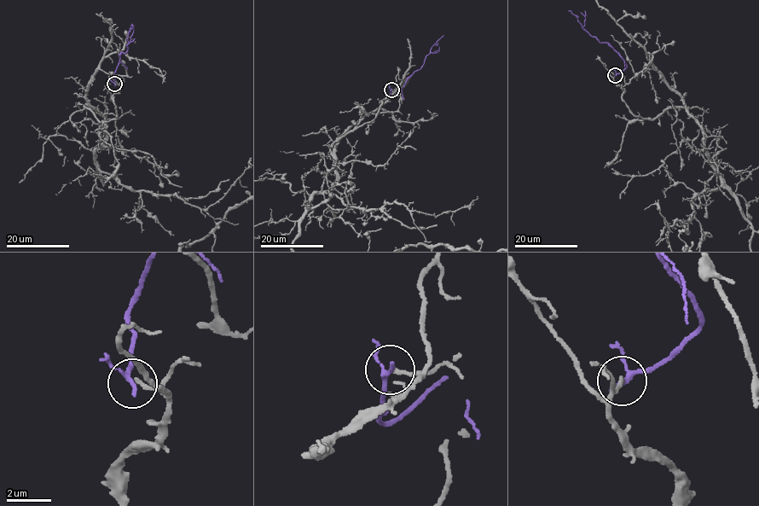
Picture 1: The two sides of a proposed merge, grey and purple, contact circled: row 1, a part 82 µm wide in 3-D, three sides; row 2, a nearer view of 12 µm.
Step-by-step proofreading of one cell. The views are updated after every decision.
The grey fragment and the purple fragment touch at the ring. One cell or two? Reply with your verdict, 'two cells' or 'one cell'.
two cells

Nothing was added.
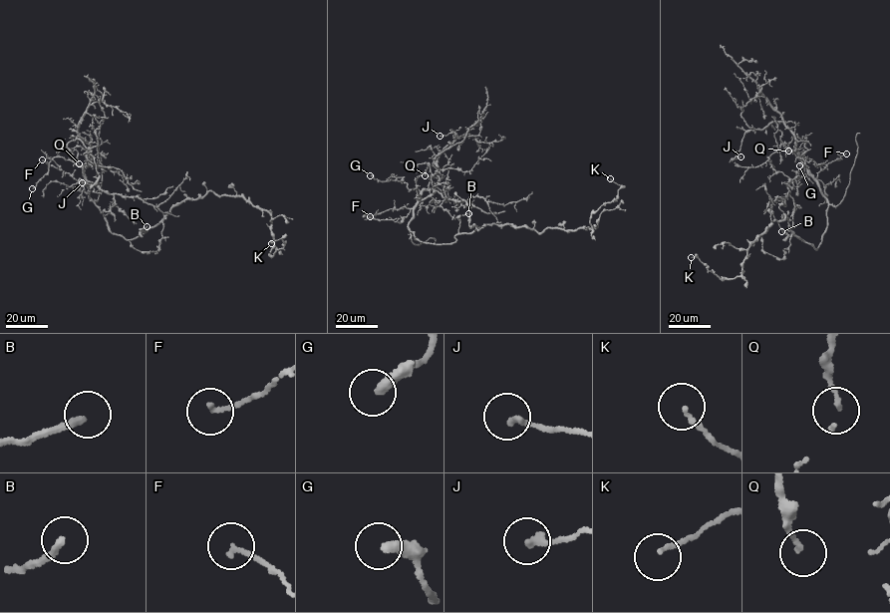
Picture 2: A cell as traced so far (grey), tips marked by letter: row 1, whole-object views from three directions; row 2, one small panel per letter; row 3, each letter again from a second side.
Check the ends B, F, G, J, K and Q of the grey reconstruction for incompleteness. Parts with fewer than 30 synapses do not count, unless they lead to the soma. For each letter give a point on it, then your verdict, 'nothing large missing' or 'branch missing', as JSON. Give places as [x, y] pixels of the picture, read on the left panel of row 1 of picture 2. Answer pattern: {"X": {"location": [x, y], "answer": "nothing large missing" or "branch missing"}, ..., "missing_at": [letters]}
{"B": {"location": [147, 226], "answer": "nothing large missing"}, "F": {"location": [42, 159], "answer": "nothing large missing"}, "G": {"location": [32, 188], "answer": "nothing large missing"}, "J": {"location": [82, 182], "answer": "nothing large missing"}, "K": {"location": [271, 243], "answer": "nothing large missing"}, "Q": {"location": [79, 163], "answer": "nothing large missing"}, "missing_at": []}

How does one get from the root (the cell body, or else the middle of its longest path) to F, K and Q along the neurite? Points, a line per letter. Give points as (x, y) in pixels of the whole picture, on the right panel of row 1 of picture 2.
F: (812, 245), (817, 249), (822, 240), (828, 204), (815, 178), (829, 163), (846, 153)
K: (812, 245), (794, 234), (784, 214), (751, 244), (740, 276), (722, 279), (691, 257)
Q: (812, 245), (817, 249), (822, 240), (828, 204), (801, 160), (794, 135), (788, 151)

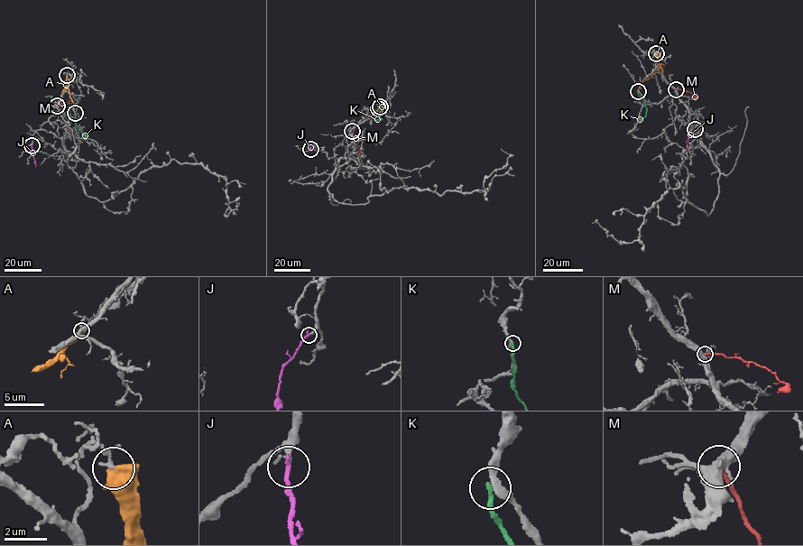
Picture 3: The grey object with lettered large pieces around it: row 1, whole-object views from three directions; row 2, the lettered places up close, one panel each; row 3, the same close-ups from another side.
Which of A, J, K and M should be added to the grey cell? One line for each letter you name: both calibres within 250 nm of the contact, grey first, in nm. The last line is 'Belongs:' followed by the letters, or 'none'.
J: calibres 160 and 240 nm
Belongs: J

